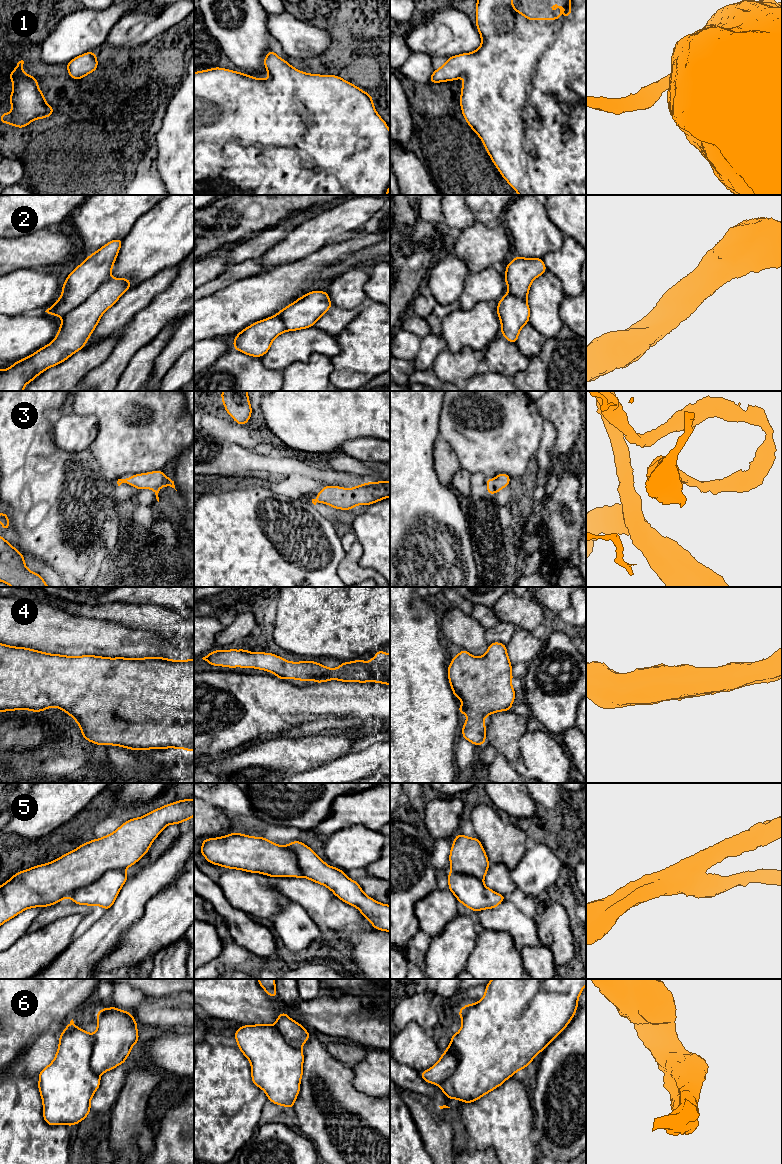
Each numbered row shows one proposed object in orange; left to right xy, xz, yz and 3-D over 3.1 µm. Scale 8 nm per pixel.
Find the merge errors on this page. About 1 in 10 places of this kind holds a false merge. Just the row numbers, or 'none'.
2

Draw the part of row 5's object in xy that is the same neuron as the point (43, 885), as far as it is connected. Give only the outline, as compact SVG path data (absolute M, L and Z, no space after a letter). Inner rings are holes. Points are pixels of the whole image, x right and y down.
M184 799L157 808L150 813L130 819L113 833L80 845L77 849L62 855L58 859L30 869L17 872L0 886L0 926L26 909L48 907L69 897L78 905L98 905L105 910L111 908L126 880L129 878L125 870L138 862L147 854L151 844L163 829L170 825L179 825L182 821L190 821L194 816L194 799Z

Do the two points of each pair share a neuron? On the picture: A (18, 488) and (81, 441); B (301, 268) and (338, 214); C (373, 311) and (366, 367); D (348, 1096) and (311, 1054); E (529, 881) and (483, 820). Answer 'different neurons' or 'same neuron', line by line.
A: different neurons
B: different neurons
C: same neuron
D: same neuron
E: same neuron

